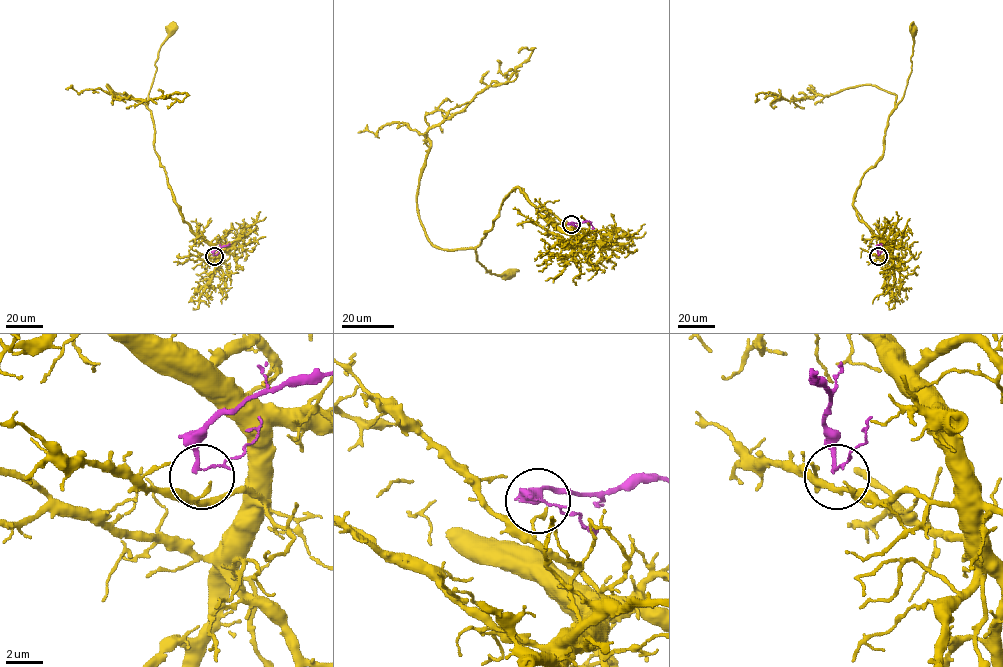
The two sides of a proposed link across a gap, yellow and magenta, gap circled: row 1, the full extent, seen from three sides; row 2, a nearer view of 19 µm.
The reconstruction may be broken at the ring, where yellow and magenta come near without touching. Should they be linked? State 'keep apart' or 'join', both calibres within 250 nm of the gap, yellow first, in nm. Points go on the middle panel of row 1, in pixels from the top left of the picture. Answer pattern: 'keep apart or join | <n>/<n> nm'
keep apart | 200/180 nm

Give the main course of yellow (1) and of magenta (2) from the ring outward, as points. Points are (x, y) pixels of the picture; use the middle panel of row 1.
1: (572, 225), (578, 241), (514, 188), (475, 248), (486, 272), (506, 274)
2: (570, 224), (589, 221), (593, 229)

